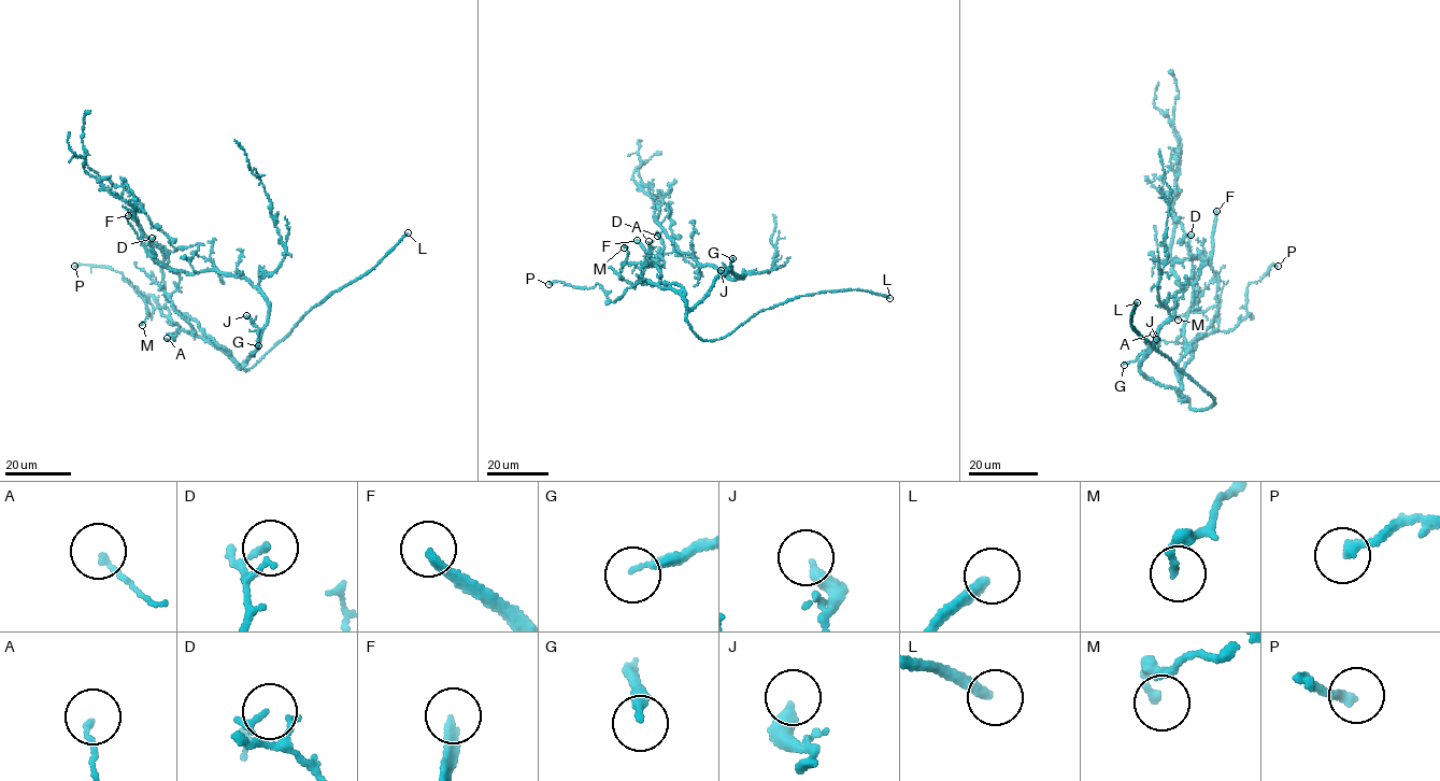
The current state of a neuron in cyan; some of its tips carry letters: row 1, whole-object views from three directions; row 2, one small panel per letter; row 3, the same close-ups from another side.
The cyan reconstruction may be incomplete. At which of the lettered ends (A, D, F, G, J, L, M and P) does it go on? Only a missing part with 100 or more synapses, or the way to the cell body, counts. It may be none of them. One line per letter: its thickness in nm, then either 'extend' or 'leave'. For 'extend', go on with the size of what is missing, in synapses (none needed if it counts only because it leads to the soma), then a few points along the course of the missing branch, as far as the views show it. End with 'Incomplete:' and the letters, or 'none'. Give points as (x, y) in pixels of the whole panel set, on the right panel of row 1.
A: 150 nm | leave
D: 160 nm | leave
F: 240 nm | extend | 500 syn
G: 190 nm | leave
J: 360 nm | leave
L: 300 nm | extend | (1137, 302), (1167, 288), (1177, 289), (1178, 285)
M: 190 nm | leave
P: 240 nm | leave
Incomplete: F, L

